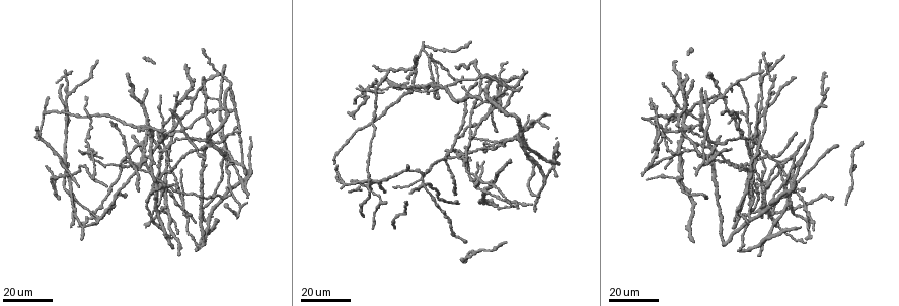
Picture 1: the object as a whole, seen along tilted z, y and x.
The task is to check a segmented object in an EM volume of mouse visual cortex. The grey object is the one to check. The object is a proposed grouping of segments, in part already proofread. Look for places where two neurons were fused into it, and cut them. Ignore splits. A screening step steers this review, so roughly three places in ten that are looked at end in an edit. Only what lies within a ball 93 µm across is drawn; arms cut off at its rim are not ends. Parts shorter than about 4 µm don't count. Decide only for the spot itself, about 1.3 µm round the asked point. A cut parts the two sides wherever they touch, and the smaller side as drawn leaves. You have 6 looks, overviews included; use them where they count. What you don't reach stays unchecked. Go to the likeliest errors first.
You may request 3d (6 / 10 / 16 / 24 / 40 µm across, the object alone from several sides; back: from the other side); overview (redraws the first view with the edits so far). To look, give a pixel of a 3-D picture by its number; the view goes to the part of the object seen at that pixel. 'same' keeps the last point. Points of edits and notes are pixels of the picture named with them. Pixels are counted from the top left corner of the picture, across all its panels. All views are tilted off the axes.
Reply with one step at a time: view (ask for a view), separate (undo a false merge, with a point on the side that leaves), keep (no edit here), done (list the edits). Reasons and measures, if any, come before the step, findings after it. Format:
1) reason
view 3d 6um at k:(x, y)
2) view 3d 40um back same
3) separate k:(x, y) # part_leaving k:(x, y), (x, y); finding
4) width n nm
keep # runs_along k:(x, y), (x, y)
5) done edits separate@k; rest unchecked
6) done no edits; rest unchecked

a fork
view 3d 16um at 1:(750, 168)

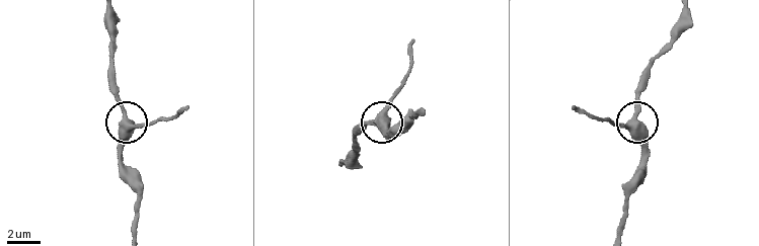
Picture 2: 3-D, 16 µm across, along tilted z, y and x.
view 3d 10um at 2:(385, 113)

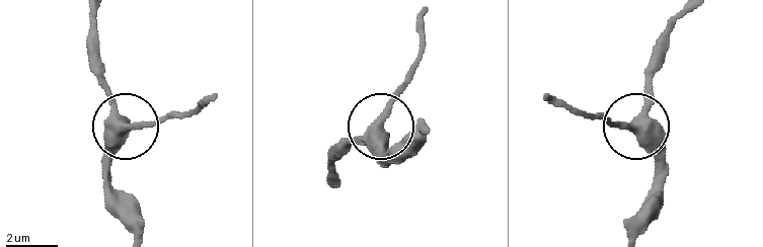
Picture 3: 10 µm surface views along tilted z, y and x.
width 380 nm
keep # runs_along 3:(683, 18), (672, 31), (641, 118), (627, 127), (607, 117); continuous, no second neuron

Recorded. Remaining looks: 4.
looks like a crossing
view 3d 24um at 1:(754, 132)

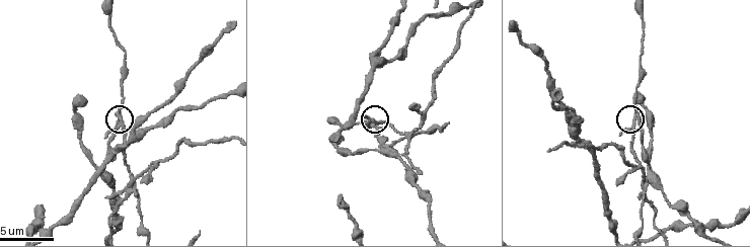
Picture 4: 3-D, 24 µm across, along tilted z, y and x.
view 3d 10um at 4:(120, 122)

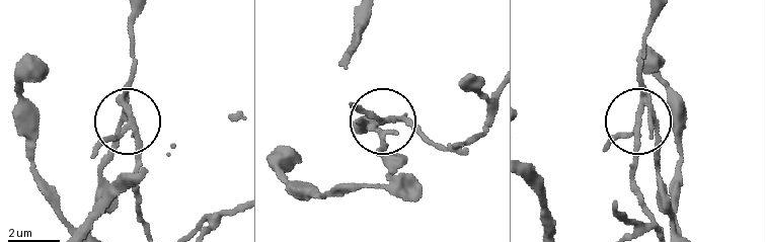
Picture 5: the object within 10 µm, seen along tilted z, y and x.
width 180 nm
separate 5:(136, 135) # part_leaving 5:(123, 98), (133, 124), (135, 188), (146, 232); a second neuron is stuck on

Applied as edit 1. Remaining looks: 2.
two arms in line, one across
view 3d 24um at 1:(682, 168)

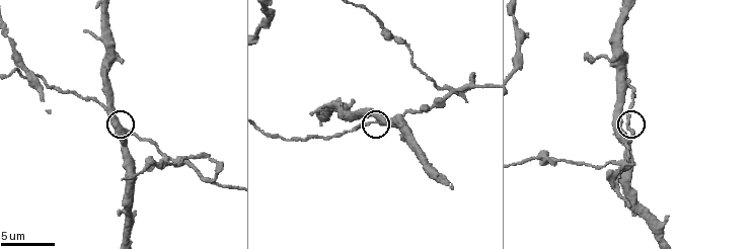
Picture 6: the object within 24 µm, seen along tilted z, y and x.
zoom in
view 3d 10um at 6:(629, 129)

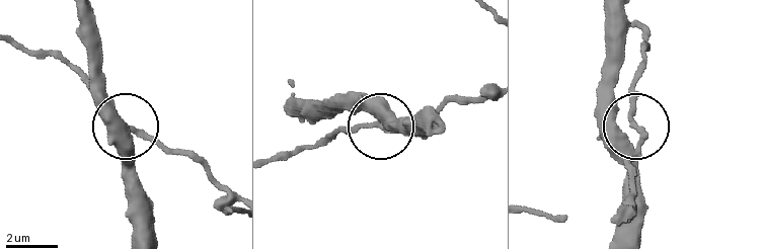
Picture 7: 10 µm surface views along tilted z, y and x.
keep # runs_along 7:(86, 20), (101, 112), (178, 152); continuous, no second neuron

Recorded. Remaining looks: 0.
done edits separate@5; rest unchecked

